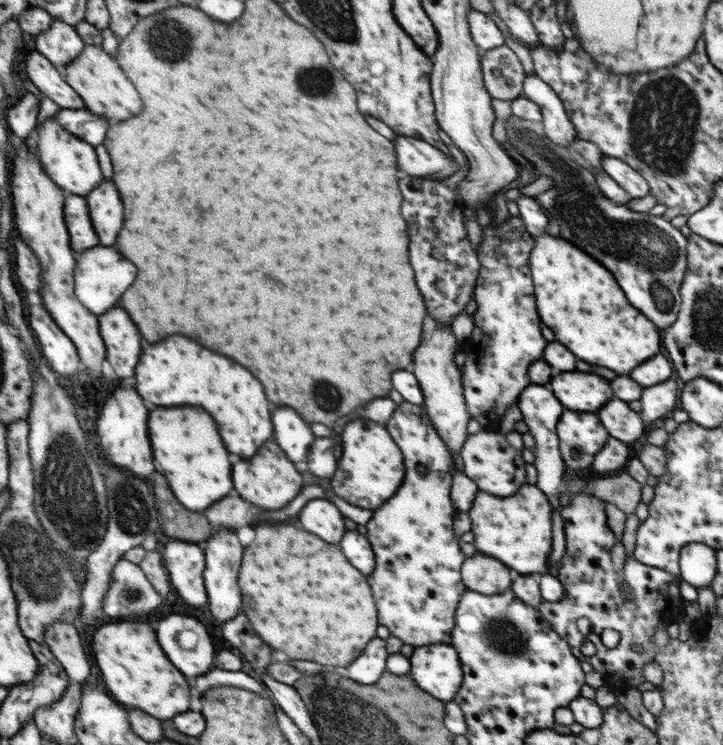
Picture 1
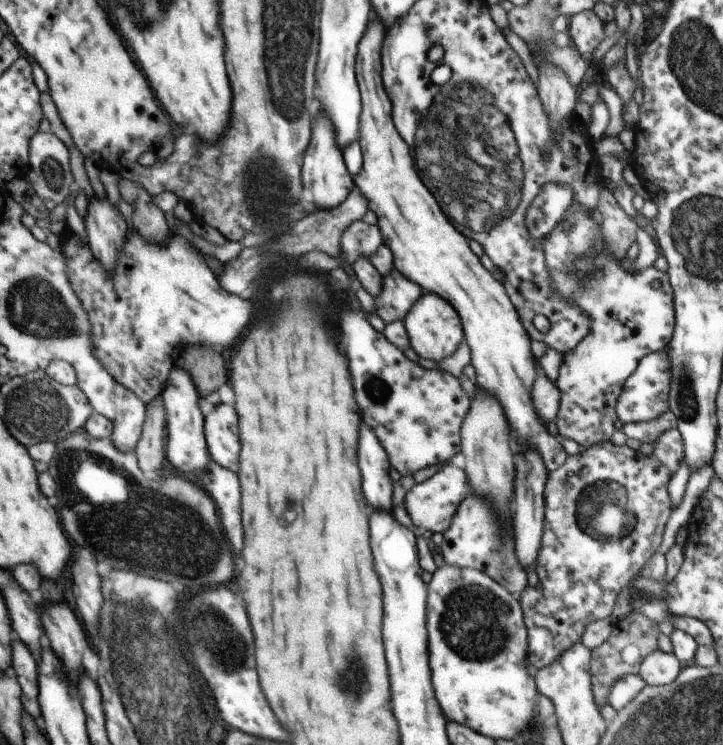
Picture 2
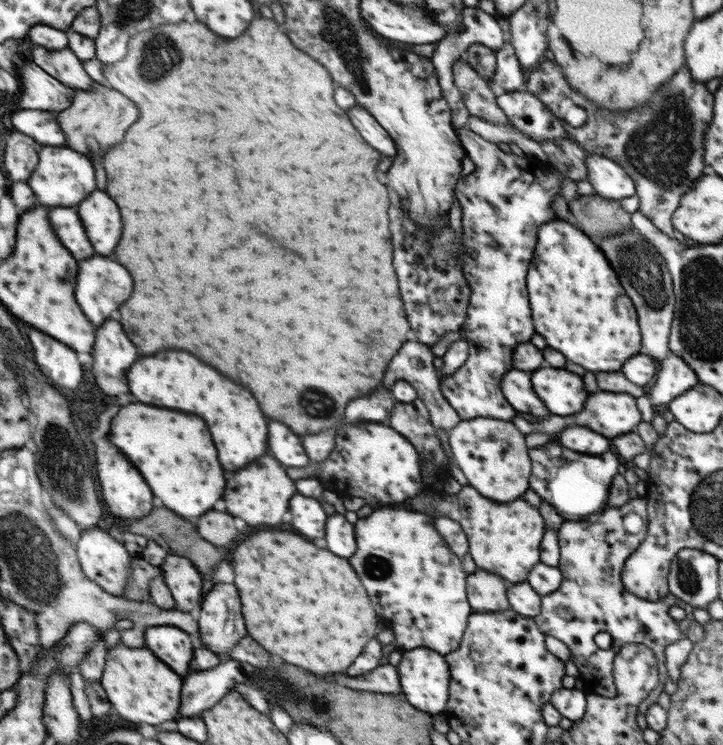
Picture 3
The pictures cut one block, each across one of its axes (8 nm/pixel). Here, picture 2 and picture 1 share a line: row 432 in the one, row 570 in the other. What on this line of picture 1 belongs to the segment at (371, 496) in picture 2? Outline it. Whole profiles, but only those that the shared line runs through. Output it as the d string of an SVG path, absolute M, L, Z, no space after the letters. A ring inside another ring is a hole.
M349 530L344 536L344 544L340 544L344 548L344 556L348 556L348 560L352 560L352 564L356 564L356 568L360 568L360 572L374 574L377 566L377 558L367 536L360 534L357 530Z

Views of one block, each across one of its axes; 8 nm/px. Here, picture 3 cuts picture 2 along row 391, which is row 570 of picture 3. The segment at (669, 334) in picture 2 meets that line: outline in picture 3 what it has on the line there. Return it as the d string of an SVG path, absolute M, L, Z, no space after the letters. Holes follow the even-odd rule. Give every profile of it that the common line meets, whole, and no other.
M635 496L634 500L622 508L609 506L598 516L582 521L564 521L558 532L560 546L560 562L558 568L562 572L560 588L542 597L540 614L534 617L539 628L558 640L562 640L572 654L572 662L580 671L582 692L586 695L596 695L614 698L617 688L613 680L613 662L616 653L625 644L644 644L656 655L659 667L659 684L652 693L640 704L646 714L648 708L657 704L660 694L664 691L669 675L665 666L664 650L676 640L687 638L688 626L695 620L694 609L669 592L662 599L649 601L634 596L623 583L623 566L626 558L638 548L646 538L647 532L647 498ZM635 512L642 518L643 526L636 534L624 529L624 516ZM678 605L686 612L682 620L674 620L669 610ZM598 632L608 632L612 645L602 649L596 645L594 636Z

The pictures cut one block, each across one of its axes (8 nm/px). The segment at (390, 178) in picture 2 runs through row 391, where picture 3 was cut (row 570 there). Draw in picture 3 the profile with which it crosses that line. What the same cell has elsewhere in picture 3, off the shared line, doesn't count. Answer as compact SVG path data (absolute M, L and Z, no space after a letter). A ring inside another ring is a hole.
M466 485L454 495L440 495L424 490L424 494L410 500L410 504L397 504L402 508L412 508L416 512L427 513L435 517L444 515L456 520L468 536L470 556L476 566L486 572L500 572L504 580L513 584L526 582L530 570L540 562L540 542L544 536L544 520L536 508L524 500L500 503L485 497L478 489Z

